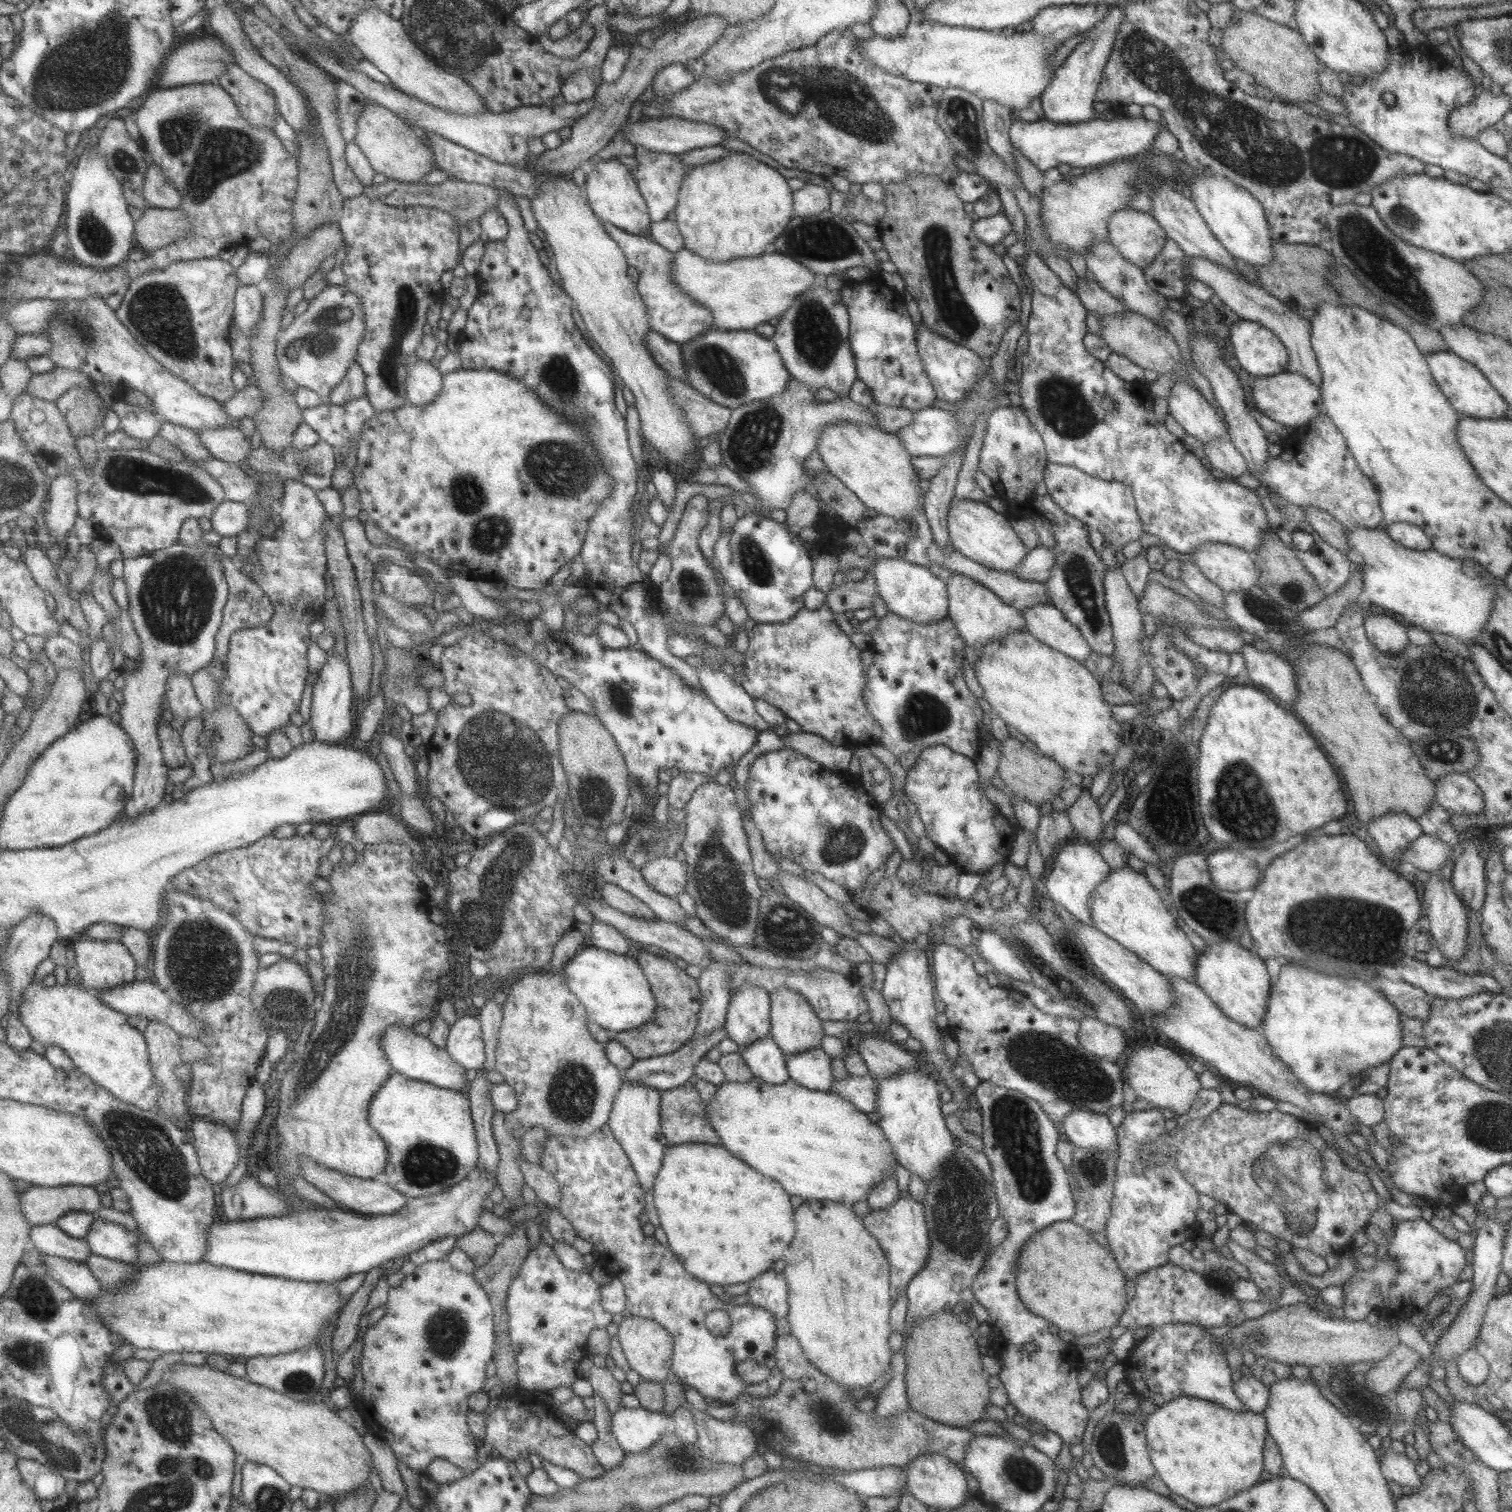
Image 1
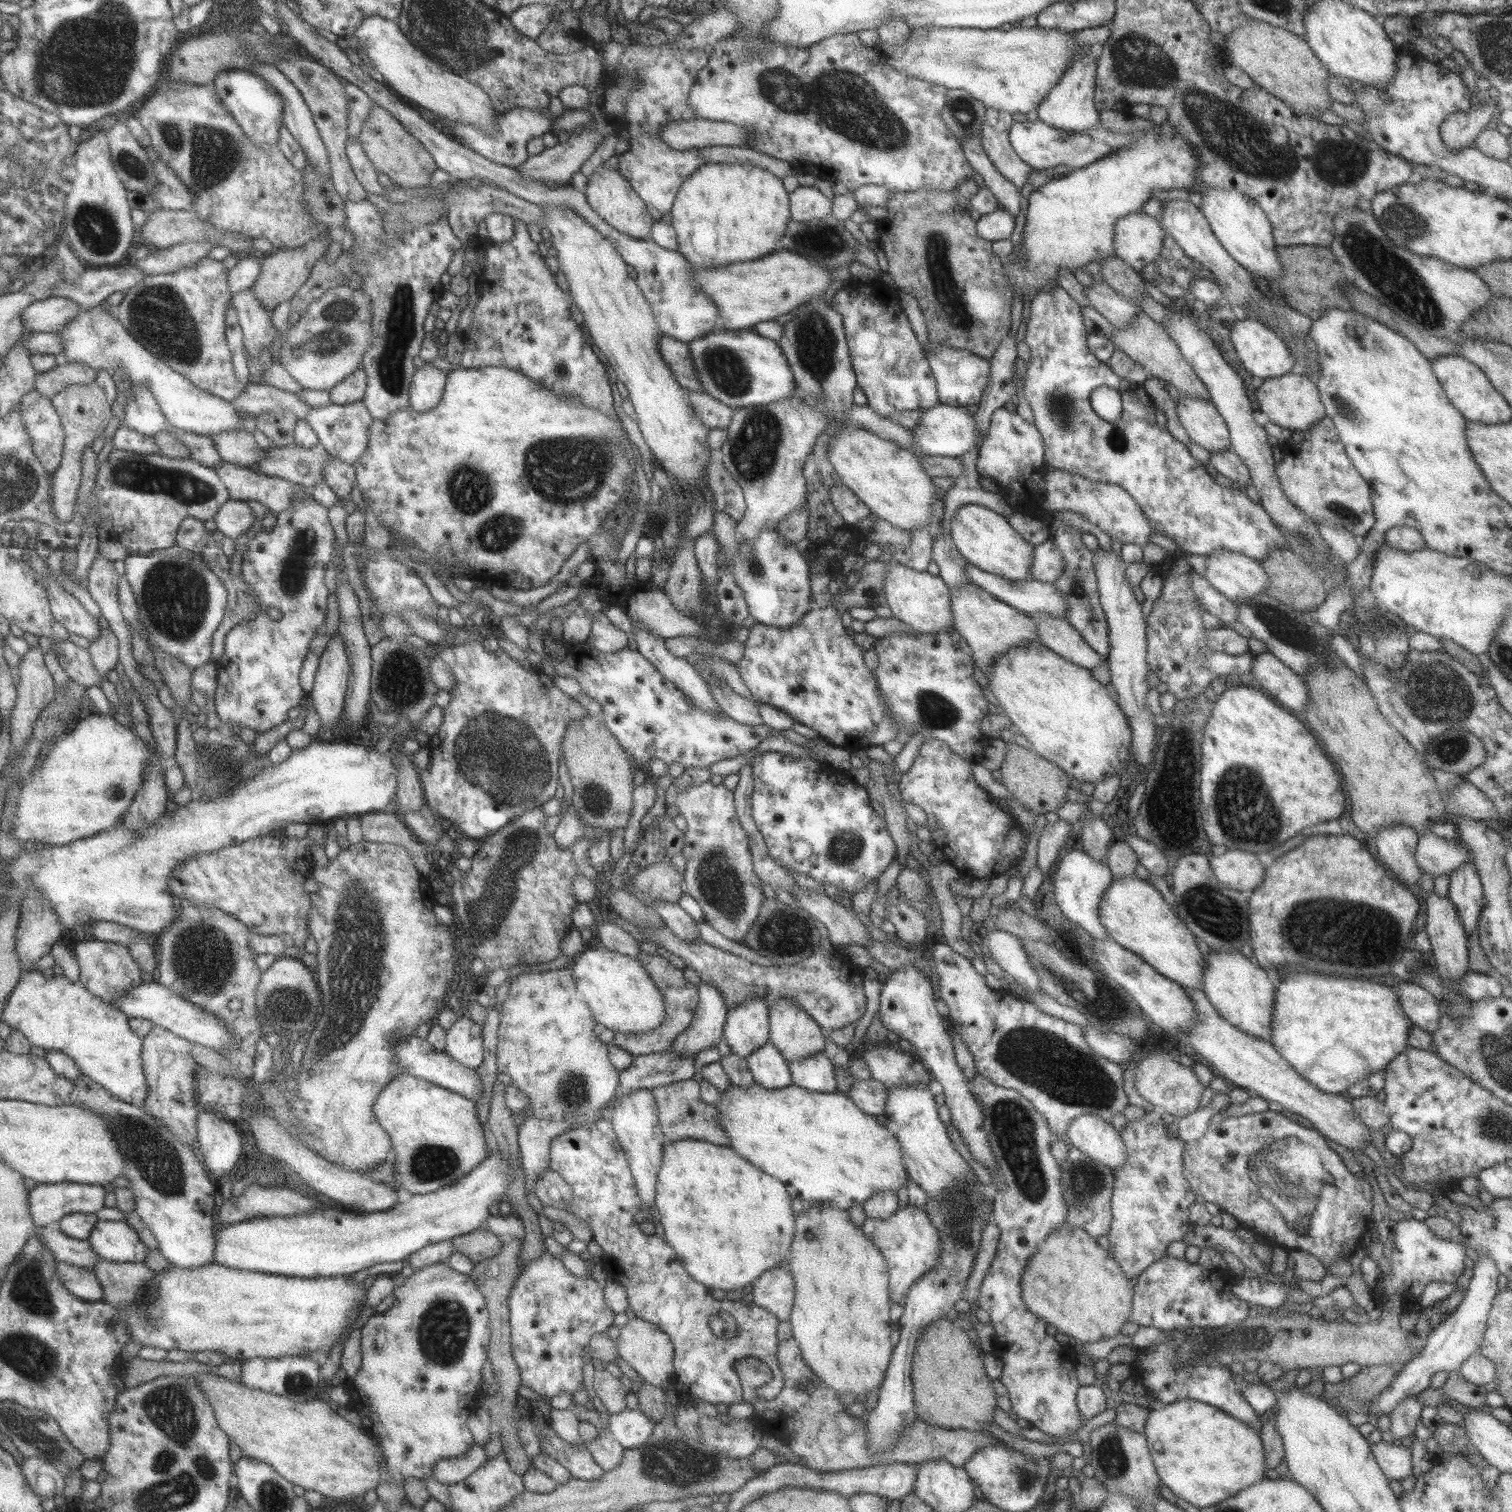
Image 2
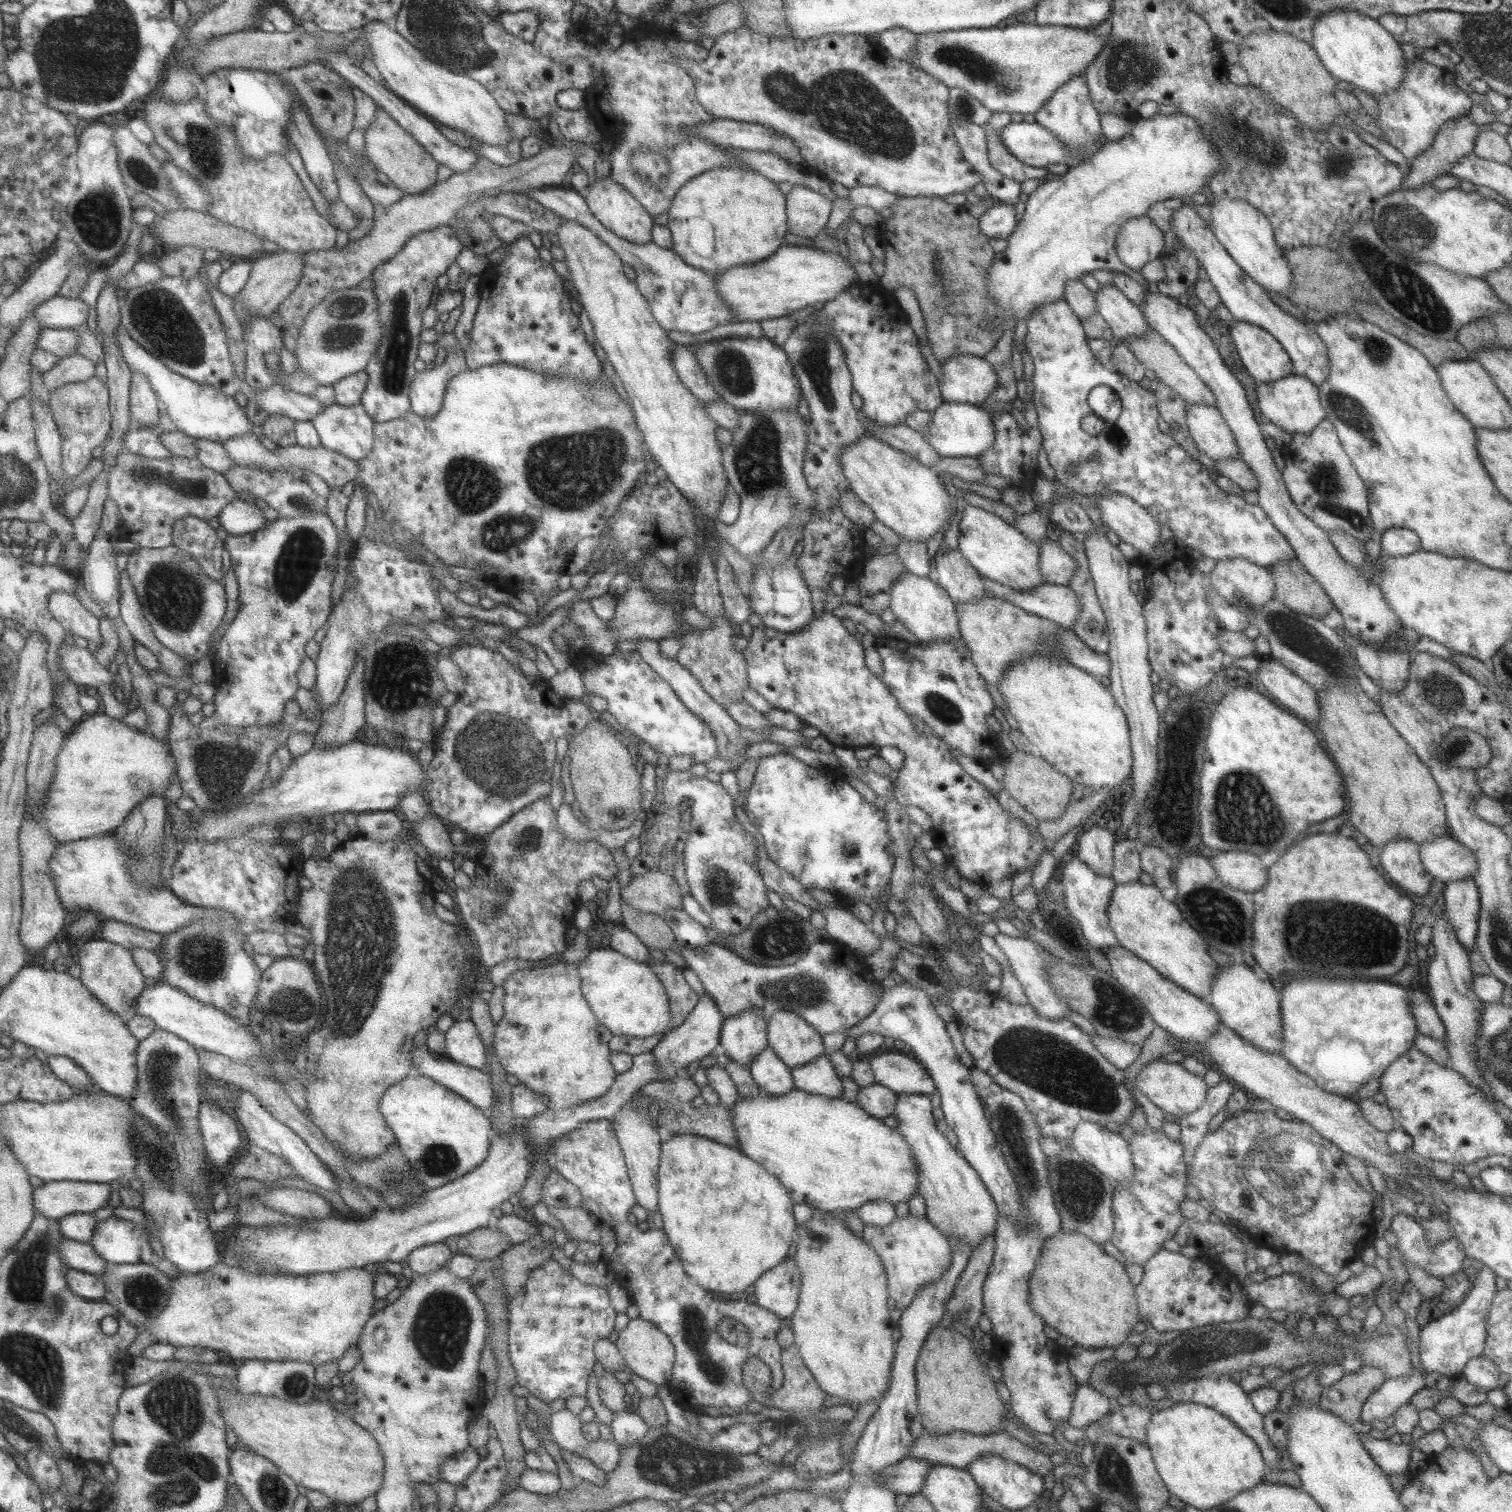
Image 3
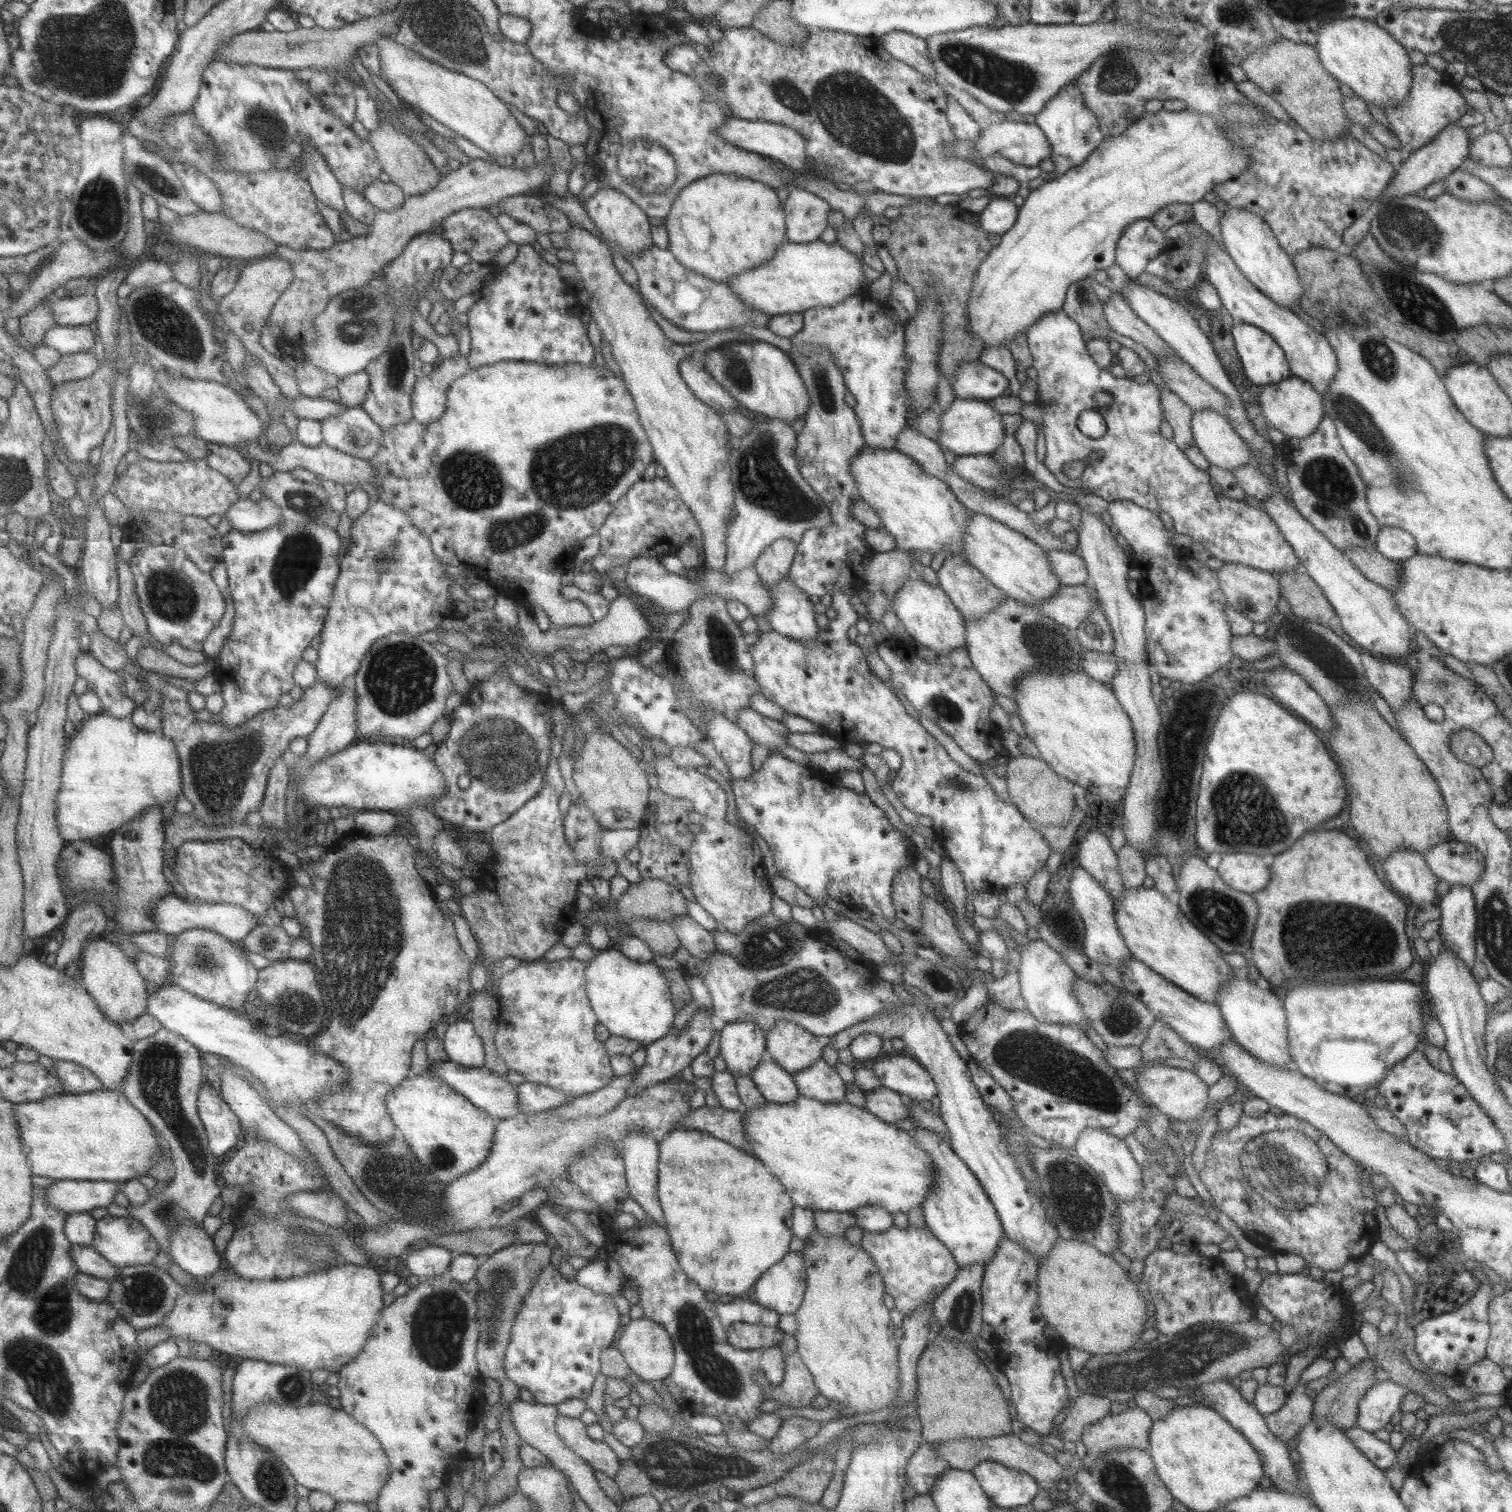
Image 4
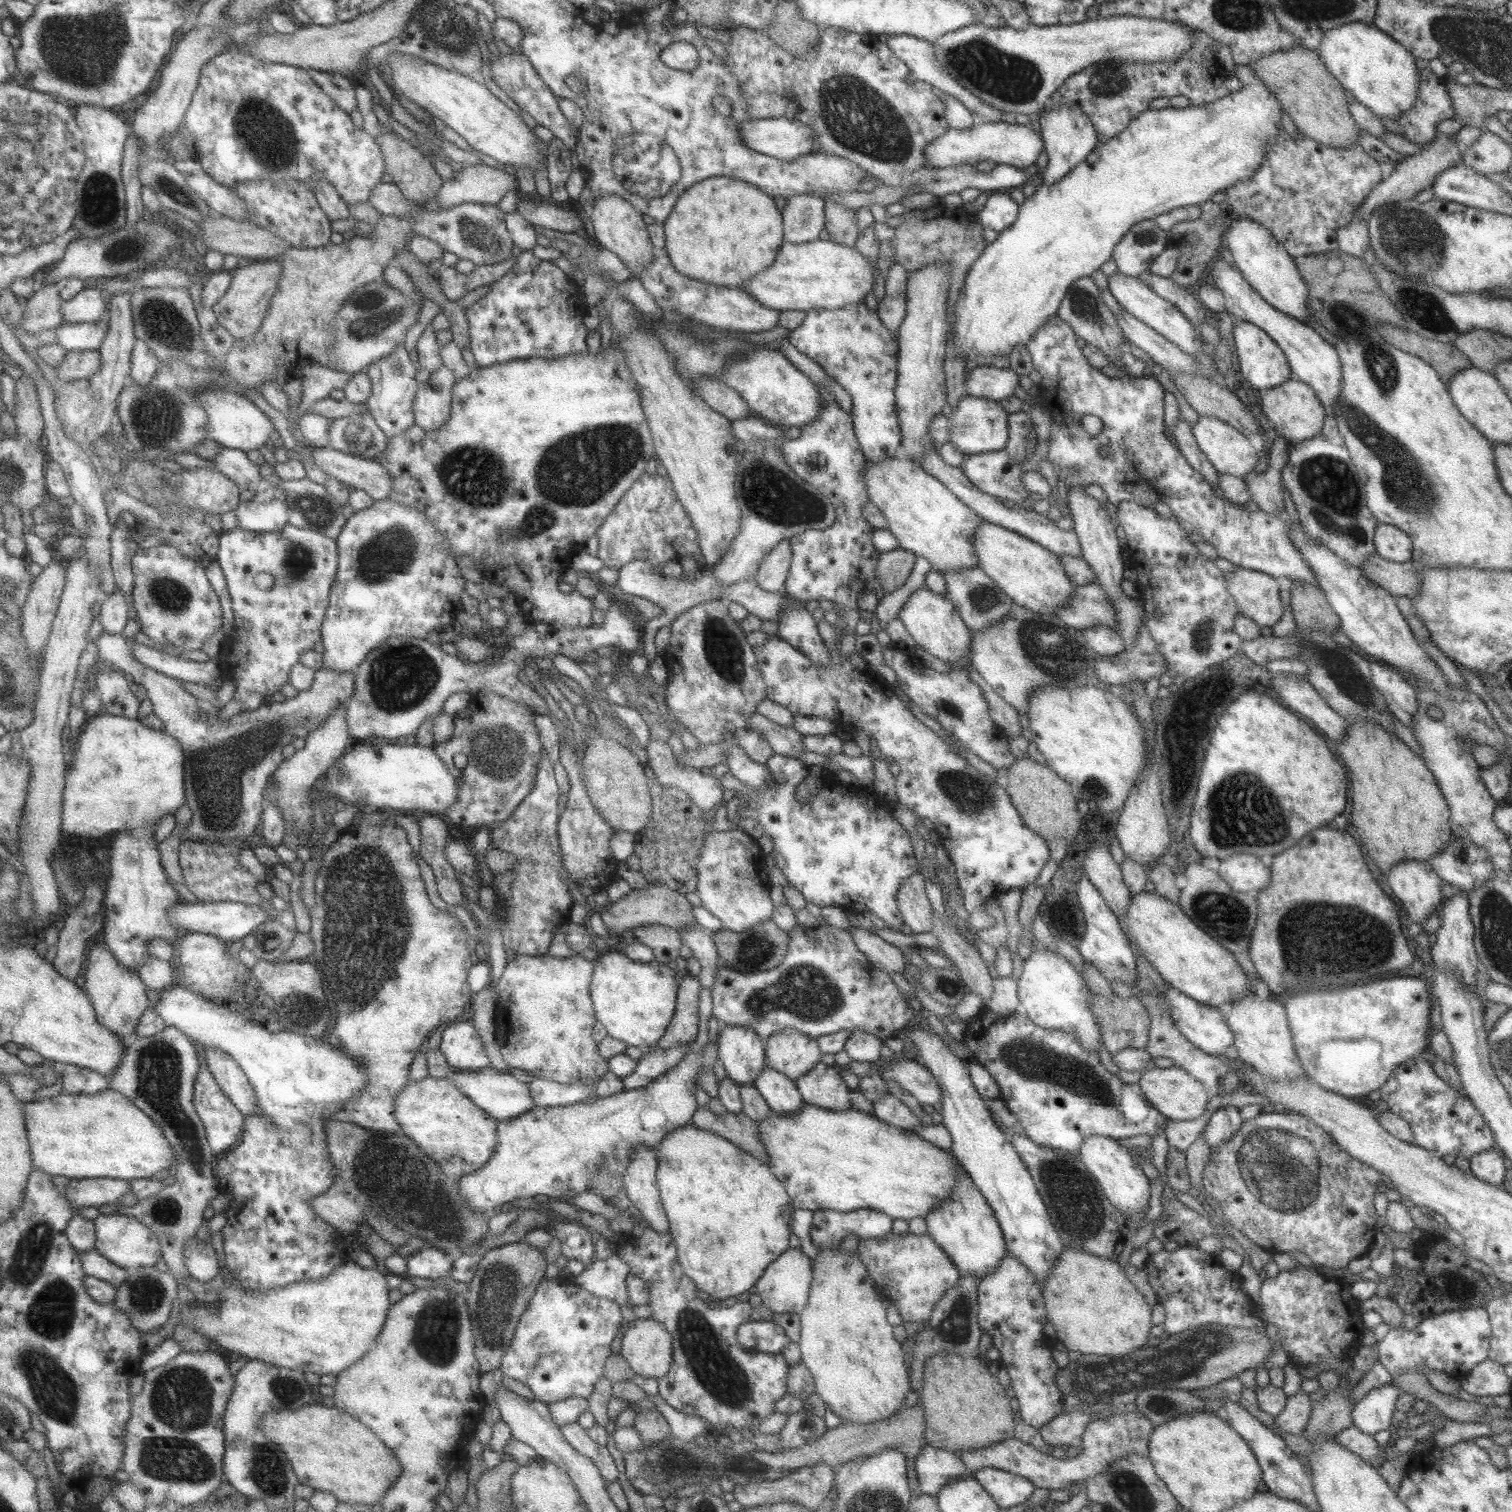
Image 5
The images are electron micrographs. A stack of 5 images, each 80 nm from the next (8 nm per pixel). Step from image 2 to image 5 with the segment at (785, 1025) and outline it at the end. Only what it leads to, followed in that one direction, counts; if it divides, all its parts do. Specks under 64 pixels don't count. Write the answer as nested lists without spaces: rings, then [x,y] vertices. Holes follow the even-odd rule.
[[[793,1029],[772,1034],[764,1045],[764,1067],[795,1080],[821,1061],[816,1039]]]

